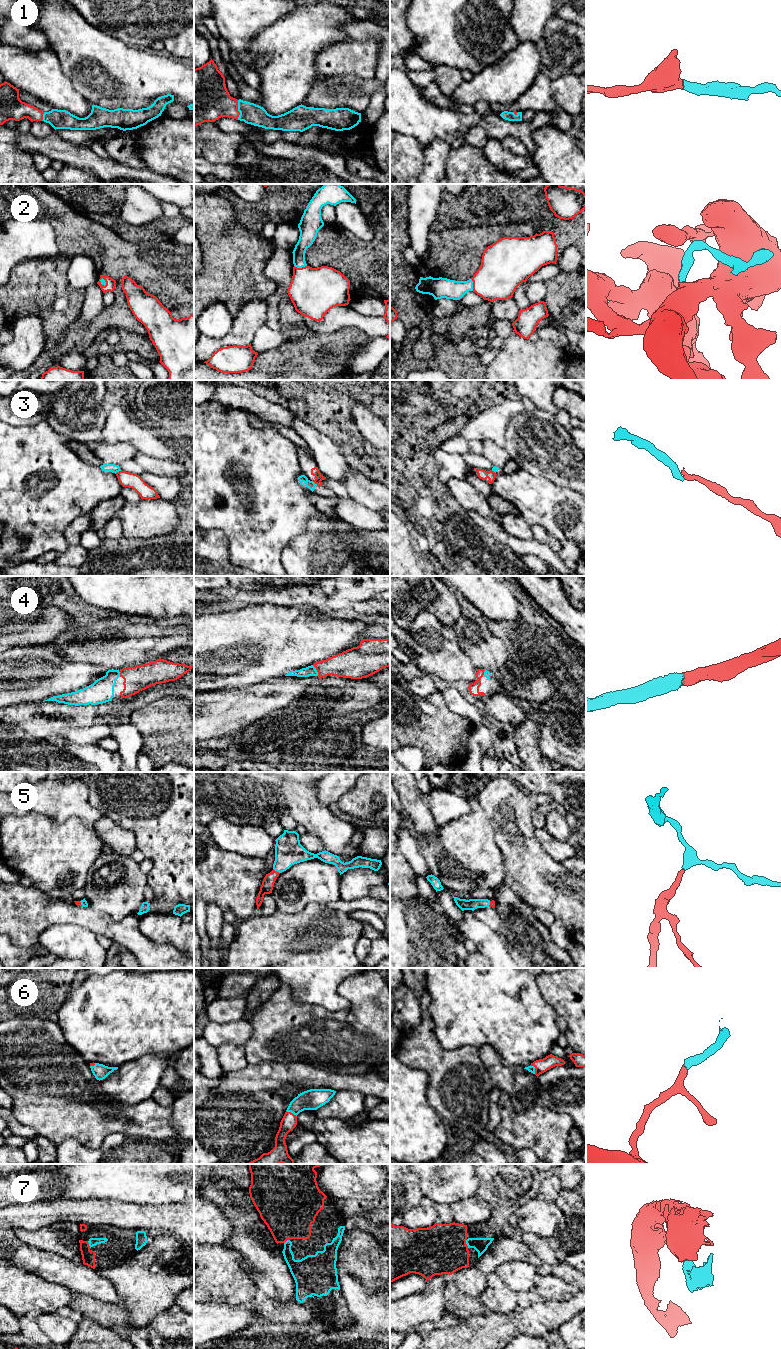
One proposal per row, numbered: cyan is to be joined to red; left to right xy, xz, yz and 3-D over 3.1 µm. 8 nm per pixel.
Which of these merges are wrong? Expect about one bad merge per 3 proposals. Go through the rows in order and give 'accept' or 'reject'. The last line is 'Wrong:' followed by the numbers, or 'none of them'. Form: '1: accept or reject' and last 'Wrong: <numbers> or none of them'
1: accept
2: accept
3: reject
4: accept
5: accept
6: accept
7: accept
Wrong: 3

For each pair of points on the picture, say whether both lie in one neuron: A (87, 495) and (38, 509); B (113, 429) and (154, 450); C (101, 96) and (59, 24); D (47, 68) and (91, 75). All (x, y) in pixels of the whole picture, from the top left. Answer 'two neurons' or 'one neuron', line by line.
A: one neuron
B: one neuron
C: one neuron
D: two neurons

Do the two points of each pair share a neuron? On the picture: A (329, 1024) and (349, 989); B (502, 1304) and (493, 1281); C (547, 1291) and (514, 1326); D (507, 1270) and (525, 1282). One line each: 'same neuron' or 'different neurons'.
A: same neuron
B: same neuron
C: different neurons
D: same neuron

